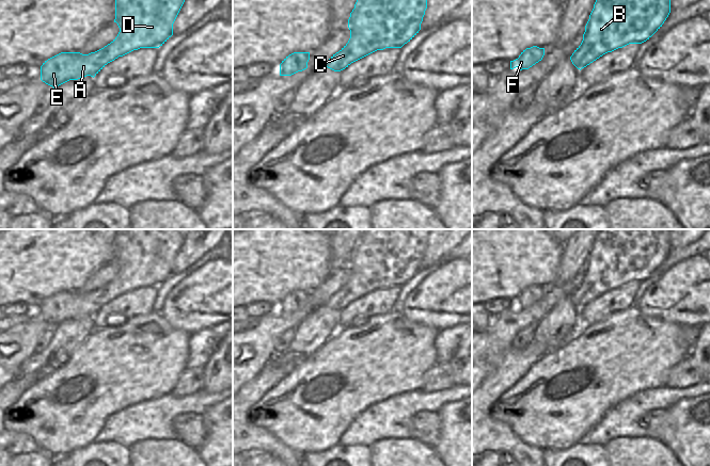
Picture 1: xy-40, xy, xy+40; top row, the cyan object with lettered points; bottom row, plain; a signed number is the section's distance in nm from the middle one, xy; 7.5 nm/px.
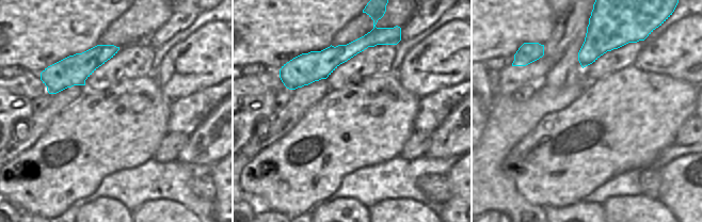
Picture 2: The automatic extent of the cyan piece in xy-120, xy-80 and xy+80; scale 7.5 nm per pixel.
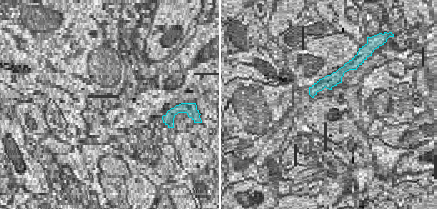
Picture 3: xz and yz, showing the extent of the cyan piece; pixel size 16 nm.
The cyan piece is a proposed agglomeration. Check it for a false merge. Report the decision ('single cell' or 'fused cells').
single cell

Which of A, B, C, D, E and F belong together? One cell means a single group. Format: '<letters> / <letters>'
A B C D E F

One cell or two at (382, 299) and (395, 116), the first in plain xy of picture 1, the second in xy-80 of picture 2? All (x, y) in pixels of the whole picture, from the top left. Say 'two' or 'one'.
two

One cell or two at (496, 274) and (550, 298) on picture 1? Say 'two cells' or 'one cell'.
two cells

